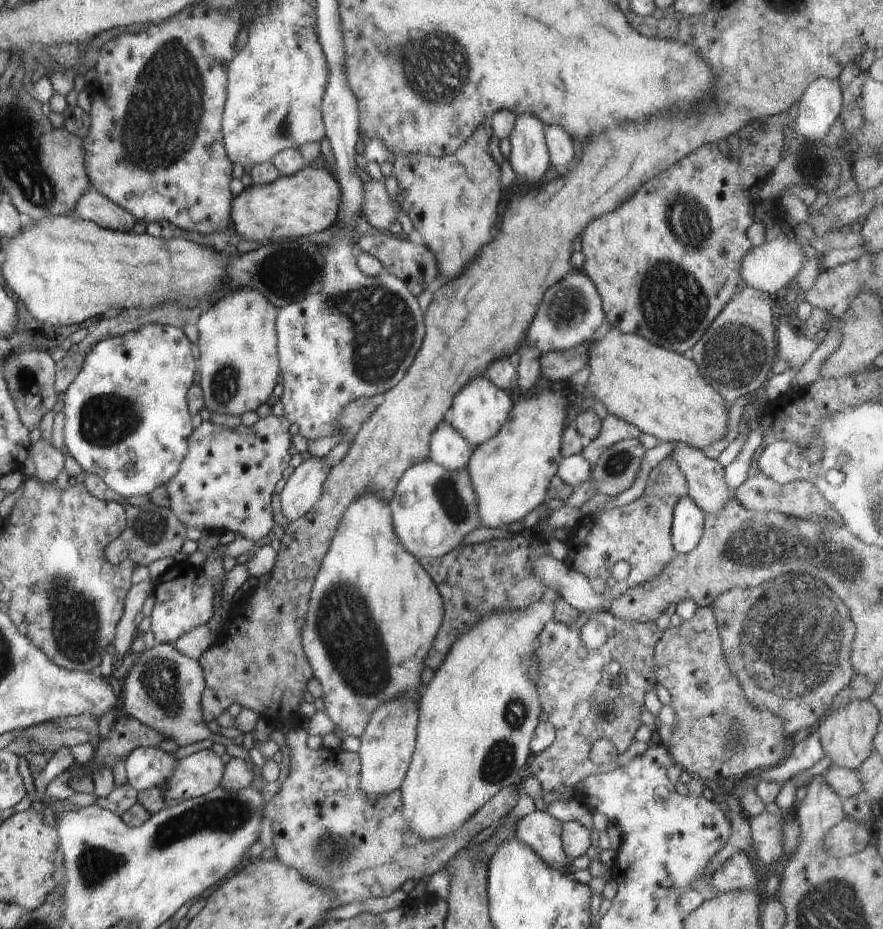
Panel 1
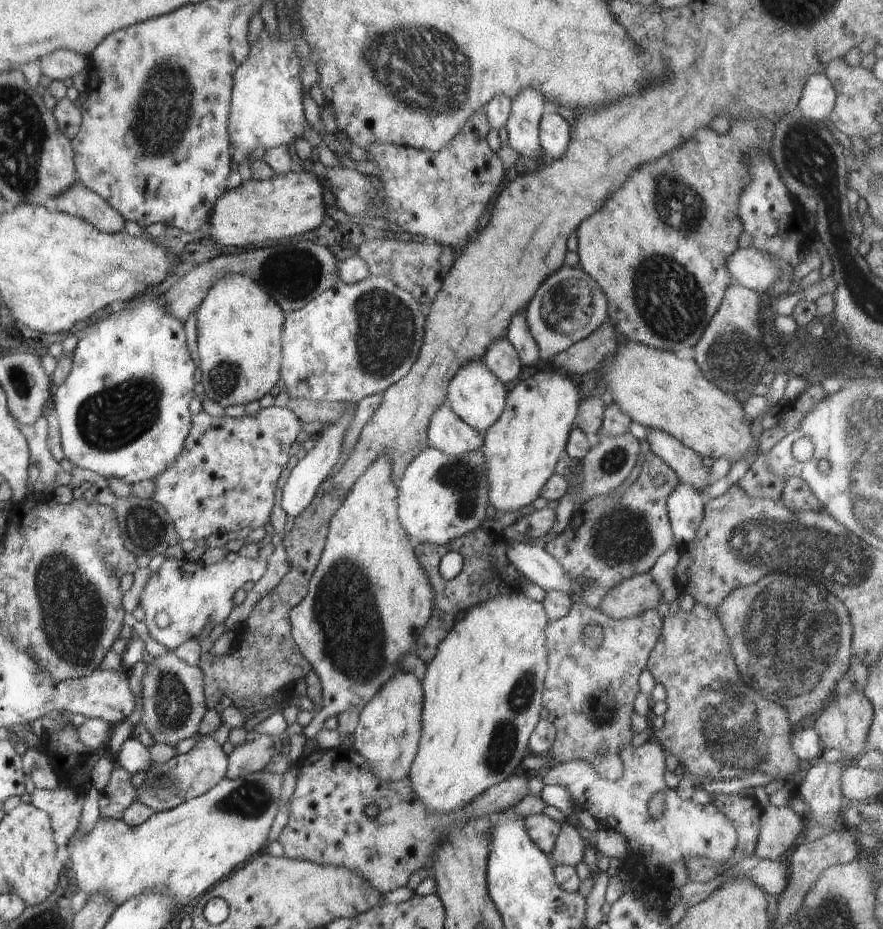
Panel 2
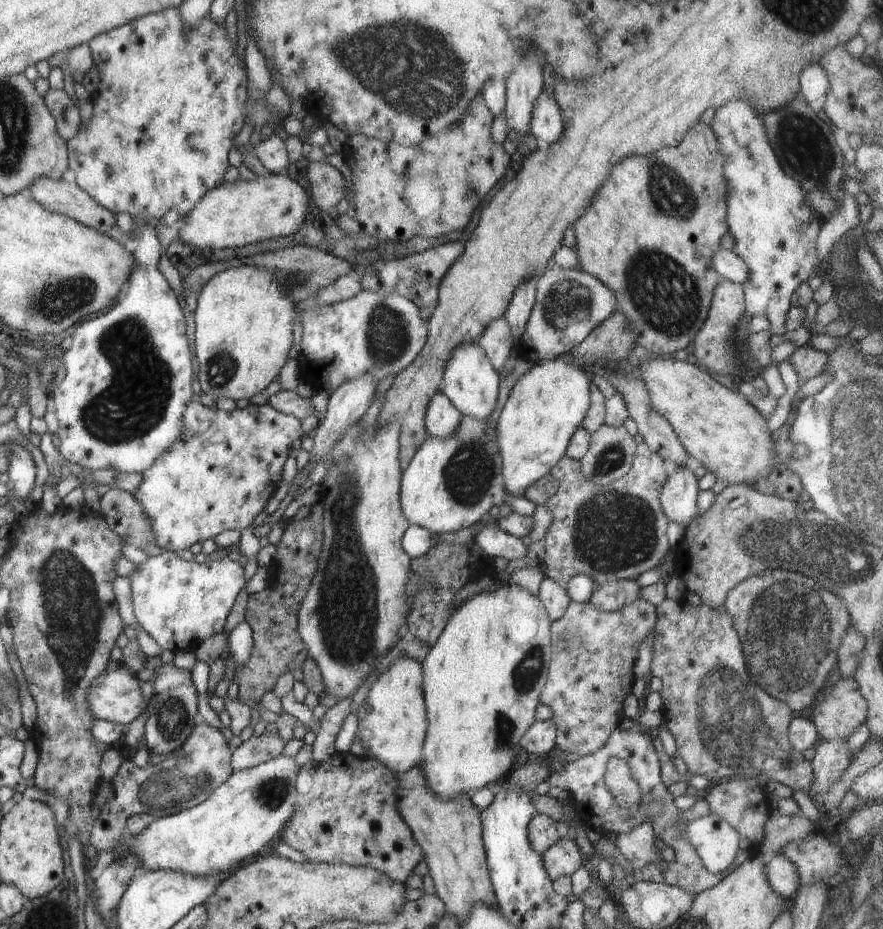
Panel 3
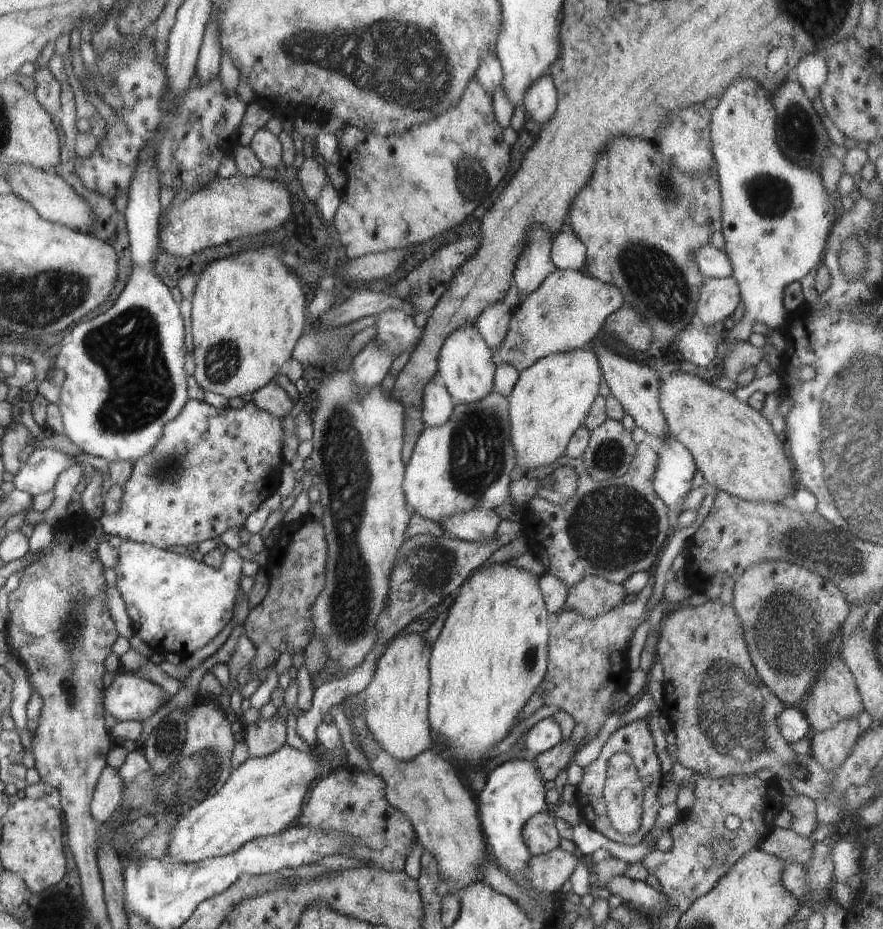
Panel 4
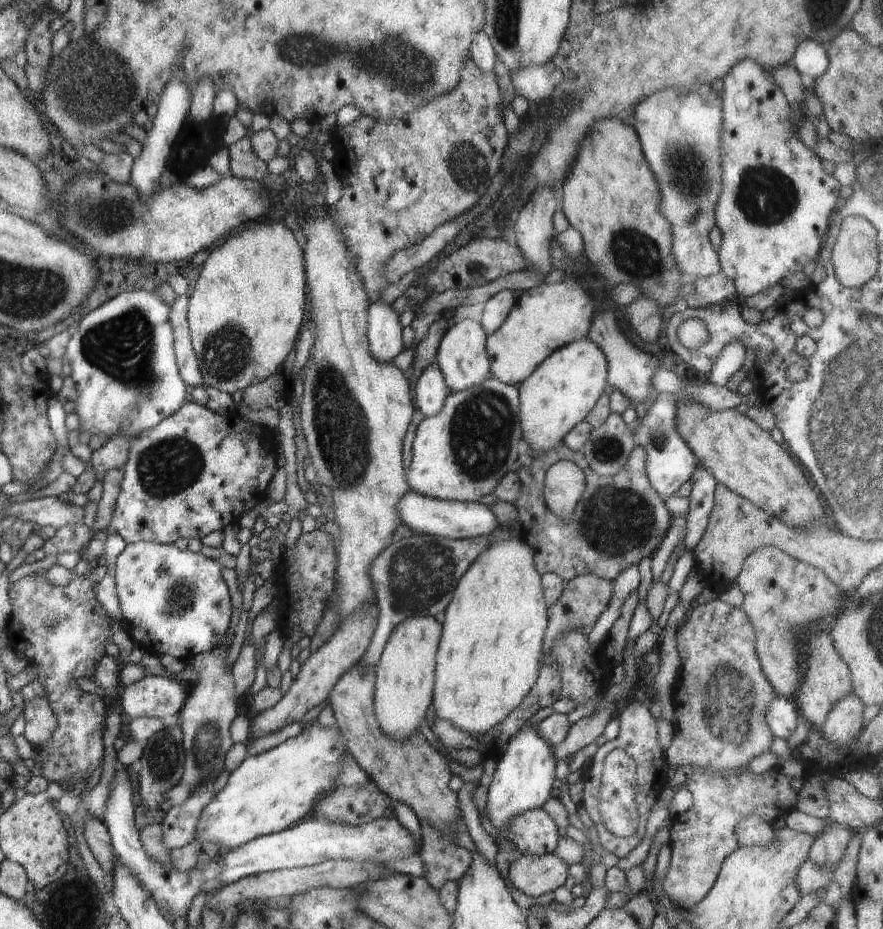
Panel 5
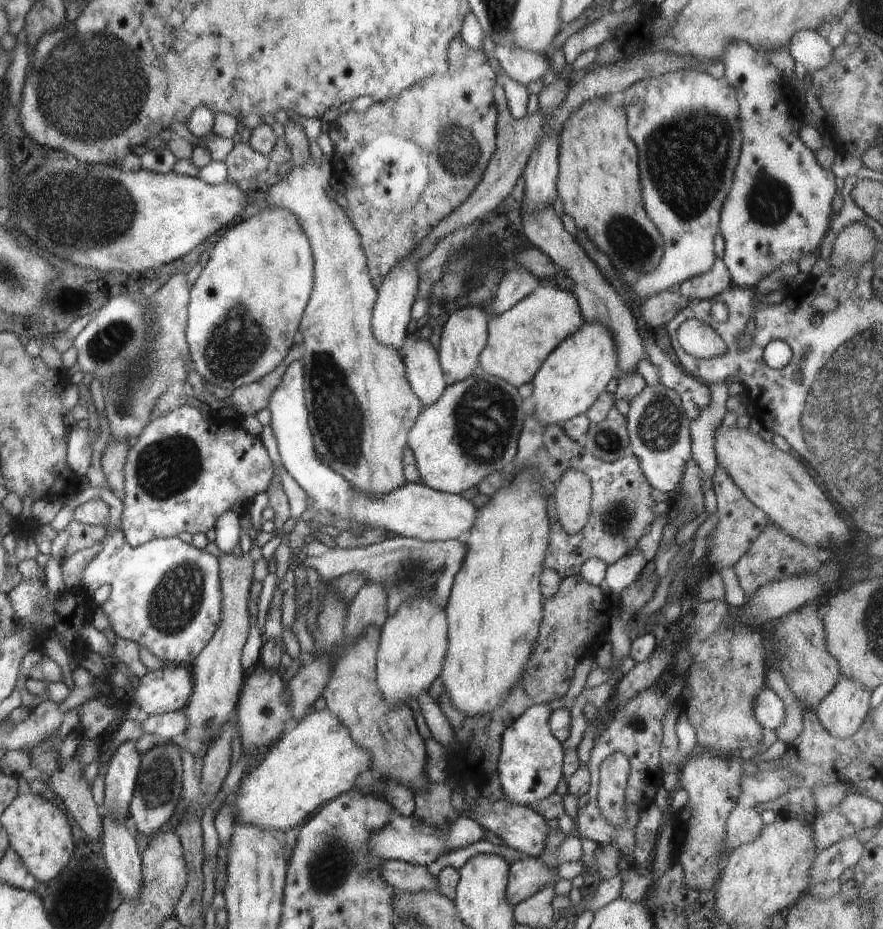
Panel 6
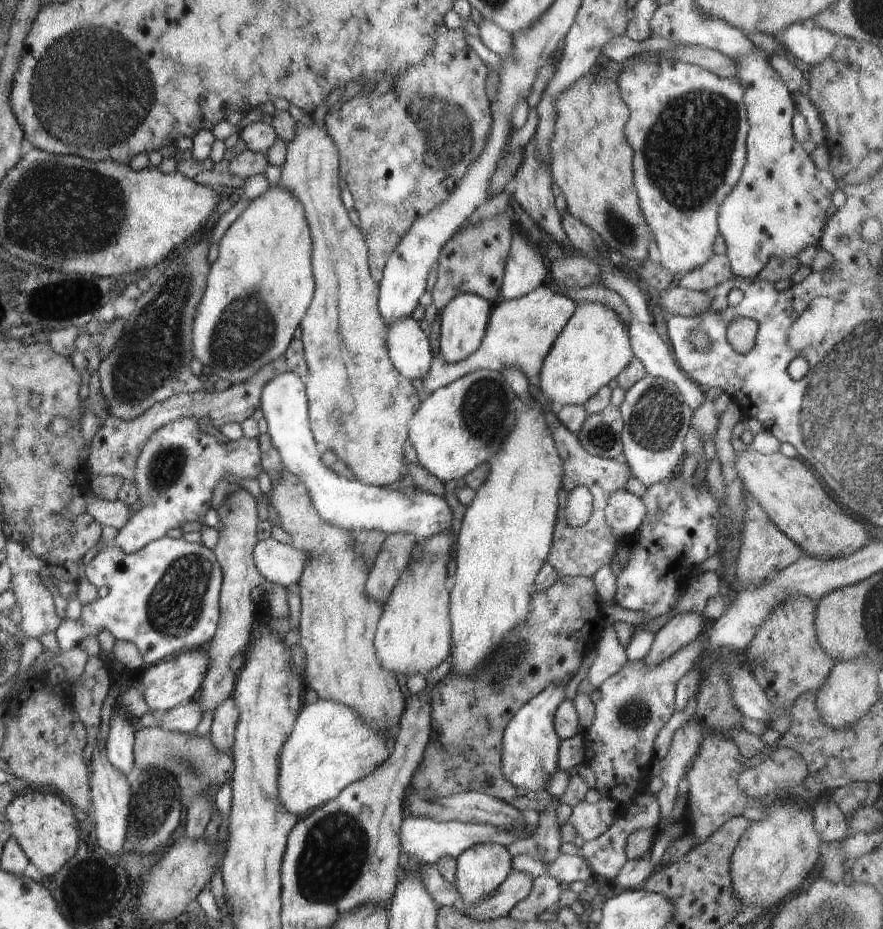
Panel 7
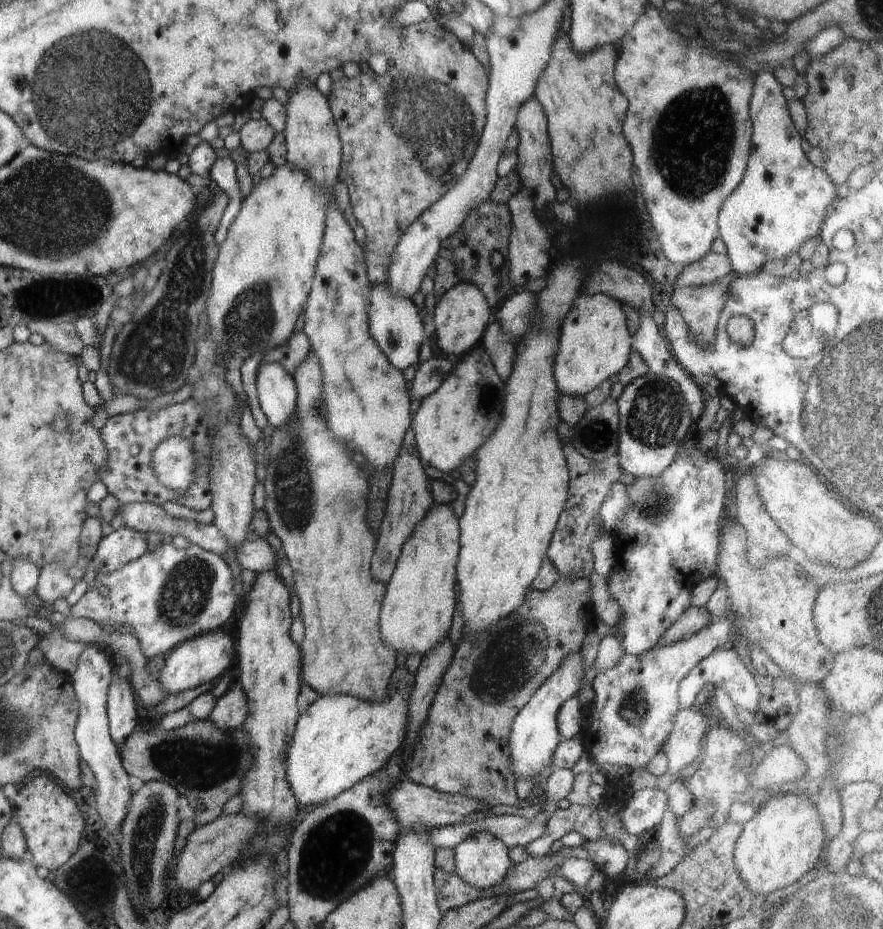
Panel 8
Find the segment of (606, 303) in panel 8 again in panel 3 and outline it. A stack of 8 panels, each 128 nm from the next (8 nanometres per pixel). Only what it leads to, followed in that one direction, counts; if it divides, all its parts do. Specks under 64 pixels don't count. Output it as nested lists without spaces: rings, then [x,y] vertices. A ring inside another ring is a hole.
[[[568,357],[542,360],[515,382],[495,424],[496,444],[502,456],[502,478],[508,494],[523,496],[526,488],[550,473],[567,451],[570,439],[583,423],[590,406],[586,365]]]

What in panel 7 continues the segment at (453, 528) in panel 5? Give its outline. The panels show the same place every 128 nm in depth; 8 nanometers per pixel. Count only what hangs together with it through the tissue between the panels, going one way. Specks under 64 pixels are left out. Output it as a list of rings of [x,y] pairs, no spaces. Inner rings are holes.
[[[286,372],[270,380],[262,390],[260,409],[264,412],[267,434],[282,465],[306,488],[322,522],[352,534],[364,530],[380,530],[387,536],[408,534],[414,536],[418,543],[452,530],[453,511],[444,496],[420,490],[405,493],[400,481],[395,488],[364,486],[361,481],[339,477],[331,467],[325,466],[321,459],[323,451],[314,441],[309,426],[307,393],[300,374]]]

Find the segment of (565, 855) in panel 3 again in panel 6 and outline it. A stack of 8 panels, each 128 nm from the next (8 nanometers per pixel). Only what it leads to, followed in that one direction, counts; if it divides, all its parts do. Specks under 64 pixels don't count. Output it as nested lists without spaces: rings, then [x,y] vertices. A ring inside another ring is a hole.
[[[538,857],[518,860],[509,868],[506,898],[512,906],[516,906],[519,902],[534,896],[538,890],[552,884],[556,876],[557,870],[548,868]]]

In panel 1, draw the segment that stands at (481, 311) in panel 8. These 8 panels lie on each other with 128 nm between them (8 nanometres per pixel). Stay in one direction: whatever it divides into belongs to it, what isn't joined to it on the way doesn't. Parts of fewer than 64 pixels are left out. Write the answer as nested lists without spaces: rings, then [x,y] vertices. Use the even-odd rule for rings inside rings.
[[[483,375],[470,380],[454,397],[447,420],[452,428],[456,428],[458,434],[462,434],[466,438],[466,442],[470,446],[477,447],[498,434],[512,407],[513,403],[508,393],[504,389],[498,388],[486,375]]]

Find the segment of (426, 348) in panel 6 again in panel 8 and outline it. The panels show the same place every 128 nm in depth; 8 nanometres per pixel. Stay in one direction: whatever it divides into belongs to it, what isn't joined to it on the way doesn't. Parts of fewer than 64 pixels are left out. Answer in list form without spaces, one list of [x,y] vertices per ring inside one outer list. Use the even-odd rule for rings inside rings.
[[[386,285],[373,286],[370,304],[370,331],[386,359],[398,371],[420,364],[420,351],[425,337],[423,312],[408,298],[391,294]]]

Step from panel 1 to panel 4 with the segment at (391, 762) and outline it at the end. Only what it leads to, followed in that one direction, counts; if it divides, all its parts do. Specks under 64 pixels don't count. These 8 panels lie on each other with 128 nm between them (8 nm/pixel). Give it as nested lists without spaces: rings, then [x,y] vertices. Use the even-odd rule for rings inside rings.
[[[418,633],[398,634],[377,660],[374,680],[356,696],[364,708],[364,722],[374,740],[390,754],[394,760],[412,760],[428,748],[433,749],[429,725],[429,658],[431,646]]]

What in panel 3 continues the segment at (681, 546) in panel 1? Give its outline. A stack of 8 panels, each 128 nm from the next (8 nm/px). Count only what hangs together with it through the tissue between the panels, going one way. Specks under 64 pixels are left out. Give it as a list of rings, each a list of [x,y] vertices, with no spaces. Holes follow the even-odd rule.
[[[693,465],[680,466],[668,473],[668,480],[660,490],[660,502],[674,535],[680,534],[696,518],[698,481]]]

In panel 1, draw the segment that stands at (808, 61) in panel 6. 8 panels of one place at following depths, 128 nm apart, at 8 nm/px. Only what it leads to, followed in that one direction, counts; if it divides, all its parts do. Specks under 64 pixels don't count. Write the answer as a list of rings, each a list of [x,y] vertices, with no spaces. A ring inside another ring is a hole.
[[[820,77],[811,81],[806,87],[799,99],[798,116],[791,124],[792,131],[795,134],[802,134],[802,138],[806,140],[822,140],[827,136],[830,127],[836,122],[836,118],[840,117],[842,112],[842,88],[838,79],[830,80],[826,77]]]

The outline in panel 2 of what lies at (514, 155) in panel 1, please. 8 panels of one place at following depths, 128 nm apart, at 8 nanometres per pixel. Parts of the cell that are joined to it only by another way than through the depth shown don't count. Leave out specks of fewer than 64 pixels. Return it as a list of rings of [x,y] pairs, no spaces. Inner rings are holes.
[[[530,86],[511,99],[507,145],[519,156],[537,158],[542,153],[540,120],[547,108],[545,97]]]

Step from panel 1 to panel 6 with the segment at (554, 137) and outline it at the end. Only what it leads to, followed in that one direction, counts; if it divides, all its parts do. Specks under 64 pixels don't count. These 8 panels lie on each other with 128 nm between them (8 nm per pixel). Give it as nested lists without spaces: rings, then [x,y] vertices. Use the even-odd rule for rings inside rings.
[[[496,43],[493,62],[504,70],[508,78],[526,87],[538,82],[548,72],[548,64],[540,54],[514,46]]]

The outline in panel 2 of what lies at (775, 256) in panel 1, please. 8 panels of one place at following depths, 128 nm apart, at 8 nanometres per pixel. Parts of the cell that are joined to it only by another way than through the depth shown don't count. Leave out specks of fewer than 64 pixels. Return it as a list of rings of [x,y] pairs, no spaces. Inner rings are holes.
[[[752,245],[744,249],[738,248],[734,254],[730,254],[730,258],[726,260],[726,268],[734,283],[761,295],[770,290],[782,274],[774,256],[758,252],[758,248]]]

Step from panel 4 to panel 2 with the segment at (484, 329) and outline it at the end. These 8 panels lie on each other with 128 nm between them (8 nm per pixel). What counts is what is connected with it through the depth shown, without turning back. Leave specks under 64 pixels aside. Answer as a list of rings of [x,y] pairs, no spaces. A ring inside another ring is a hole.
[[[506,337],[494,340],[483,359],[488,368],[506,385],[512,385],[523,375],[524,368],[519,356]]]

